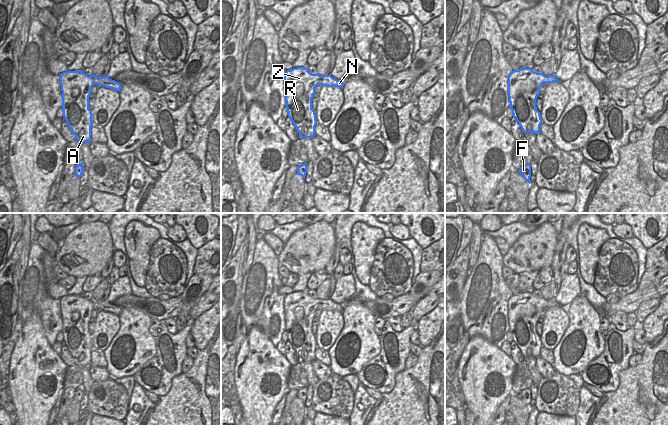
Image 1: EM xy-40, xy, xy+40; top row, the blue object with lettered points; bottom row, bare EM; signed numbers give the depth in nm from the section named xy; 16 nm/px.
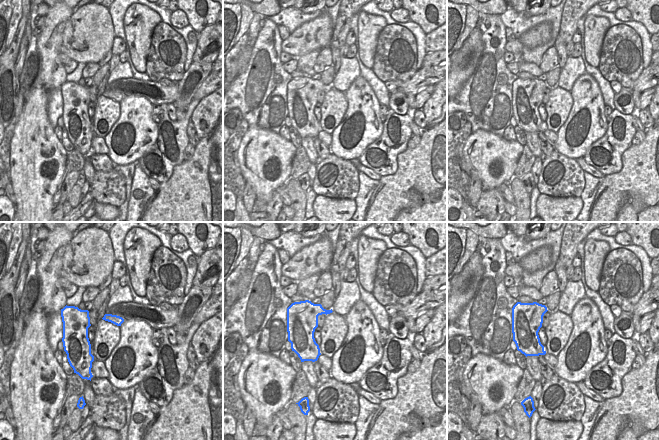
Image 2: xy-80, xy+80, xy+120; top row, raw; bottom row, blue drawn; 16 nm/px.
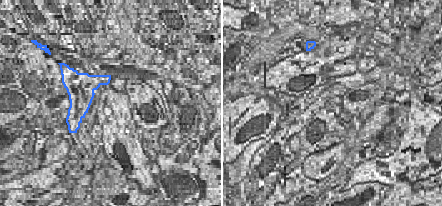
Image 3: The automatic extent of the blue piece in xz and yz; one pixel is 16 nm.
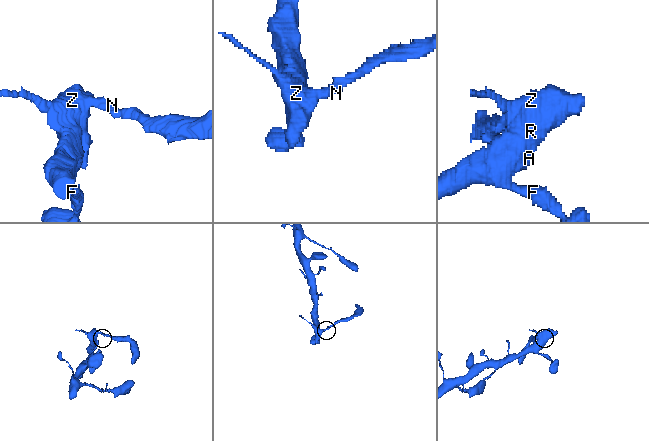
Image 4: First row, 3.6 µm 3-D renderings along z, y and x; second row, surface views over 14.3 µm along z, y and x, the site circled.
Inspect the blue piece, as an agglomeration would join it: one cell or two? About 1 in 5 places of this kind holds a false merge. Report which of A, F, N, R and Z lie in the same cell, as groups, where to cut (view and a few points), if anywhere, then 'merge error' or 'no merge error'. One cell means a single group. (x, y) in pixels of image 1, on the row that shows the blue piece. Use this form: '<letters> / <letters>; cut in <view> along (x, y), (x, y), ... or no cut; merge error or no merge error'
A F R Z / N; cut in xy along (323, 76), (317, 84); merge error

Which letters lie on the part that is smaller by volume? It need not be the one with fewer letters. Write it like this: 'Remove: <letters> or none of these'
Remove: N

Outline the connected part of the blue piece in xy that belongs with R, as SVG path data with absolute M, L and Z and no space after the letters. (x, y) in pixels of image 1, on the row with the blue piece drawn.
M306 67L287 70L284 74L285 101L288 117L301 138L313 138L317 124L312 98L323 76L312 74Z

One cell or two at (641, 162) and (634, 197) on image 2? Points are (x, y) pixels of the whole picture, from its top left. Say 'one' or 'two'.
one

